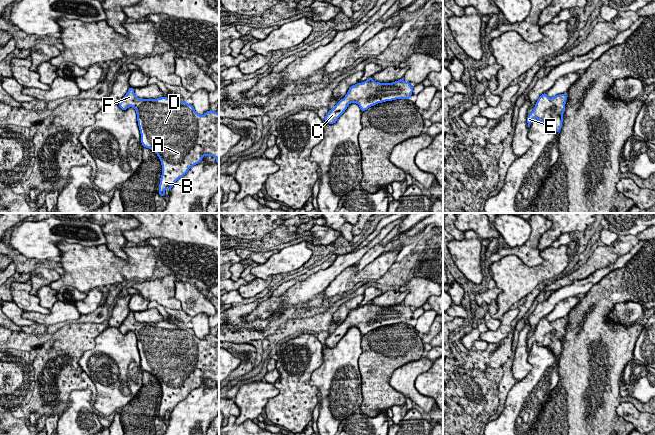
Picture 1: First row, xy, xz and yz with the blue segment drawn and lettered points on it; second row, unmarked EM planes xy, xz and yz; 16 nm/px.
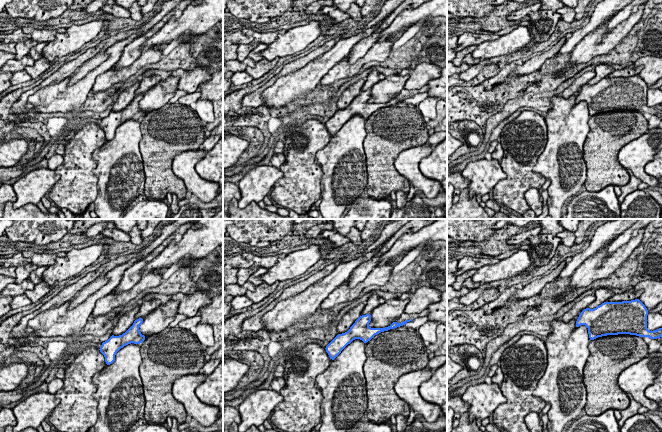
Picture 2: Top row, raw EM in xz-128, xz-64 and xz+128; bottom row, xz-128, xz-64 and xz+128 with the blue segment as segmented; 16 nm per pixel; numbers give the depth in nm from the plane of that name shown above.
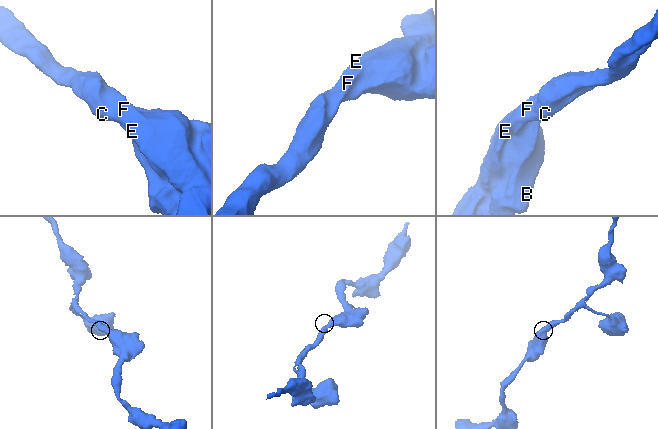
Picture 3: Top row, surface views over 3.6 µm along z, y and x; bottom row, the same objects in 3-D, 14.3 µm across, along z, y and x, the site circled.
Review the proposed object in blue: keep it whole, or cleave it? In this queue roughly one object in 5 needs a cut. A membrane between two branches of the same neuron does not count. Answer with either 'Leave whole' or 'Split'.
Leave whole

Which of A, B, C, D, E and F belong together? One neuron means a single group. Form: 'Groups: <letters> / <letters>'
Groups: A B C D E F

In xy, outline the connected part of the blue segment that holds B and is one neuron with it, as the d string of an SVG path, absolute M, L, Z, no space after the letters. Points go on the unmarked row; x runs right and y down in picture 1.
M129 311L118 329L123 335L129 331L135 333L142 370L154 375L161 385L160 420L165 420L166 412L171 415L175 406L191 391L199 388L204 380L215 381L219 389L219 338L217 336L209 334L204 339L199 339L193 329L183 324L176 325L167 321L138 322L132 311Z

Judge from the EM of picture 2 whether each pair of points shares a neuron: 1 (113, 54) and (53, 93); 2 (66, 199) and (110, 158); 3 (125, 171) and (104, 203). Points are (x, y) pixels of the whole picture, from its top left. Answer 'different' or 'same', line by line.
1: same
2: different
3: same

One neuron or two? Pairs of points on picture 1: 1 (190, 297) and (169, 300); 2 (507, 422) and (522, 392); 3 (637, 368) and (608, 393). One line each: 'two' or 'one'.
1: two
2: one
3: two

